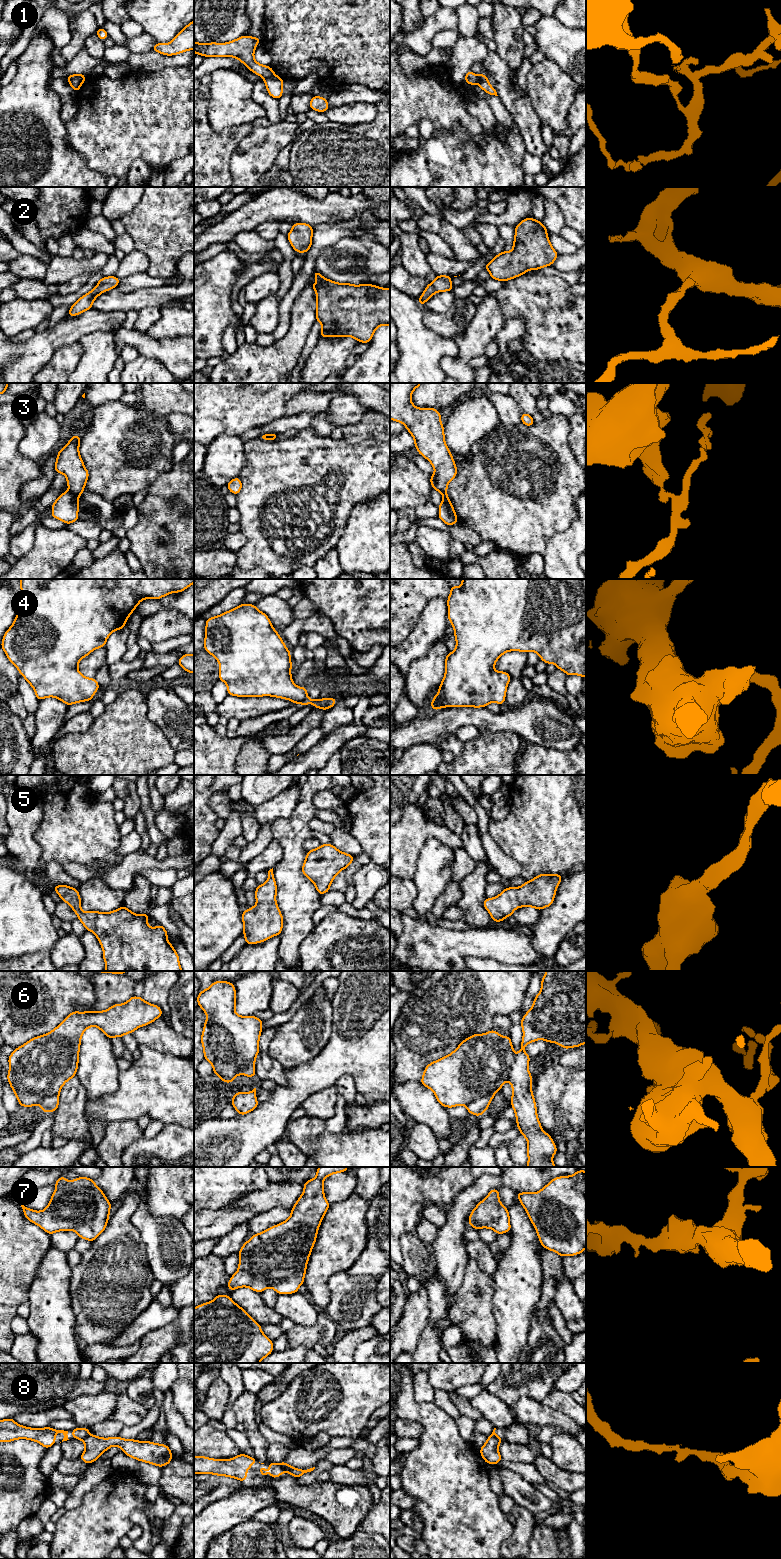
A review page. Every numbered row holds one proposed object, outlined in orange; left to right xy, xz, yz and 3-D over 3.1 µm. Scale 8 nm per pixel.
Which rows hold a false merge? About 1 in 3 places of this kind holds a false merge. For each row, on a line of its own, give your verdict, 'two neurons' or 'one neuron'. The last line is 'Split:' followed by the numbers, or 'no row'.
1: two neurons
2: one neuron
3: two neurons
4: one neuron
5: one neuron
6: two neurons
7: one neuron
8: two neurons
Split: 1, 3, 6, 8

